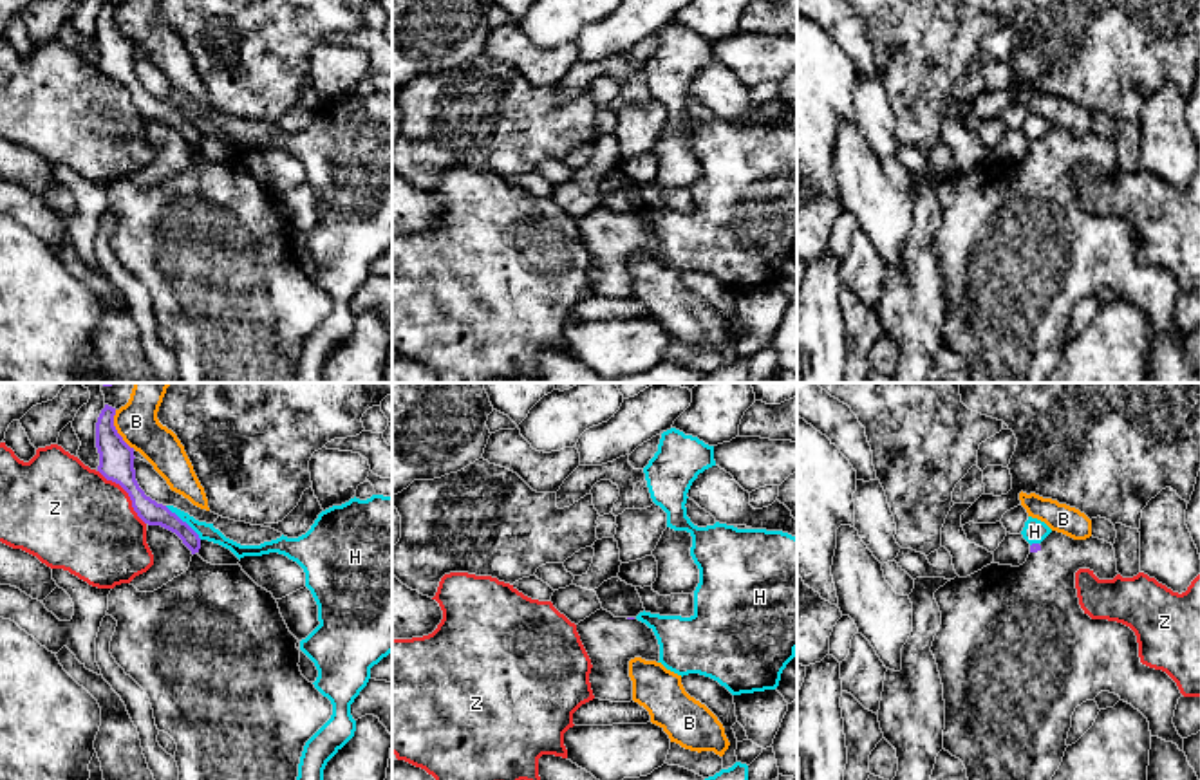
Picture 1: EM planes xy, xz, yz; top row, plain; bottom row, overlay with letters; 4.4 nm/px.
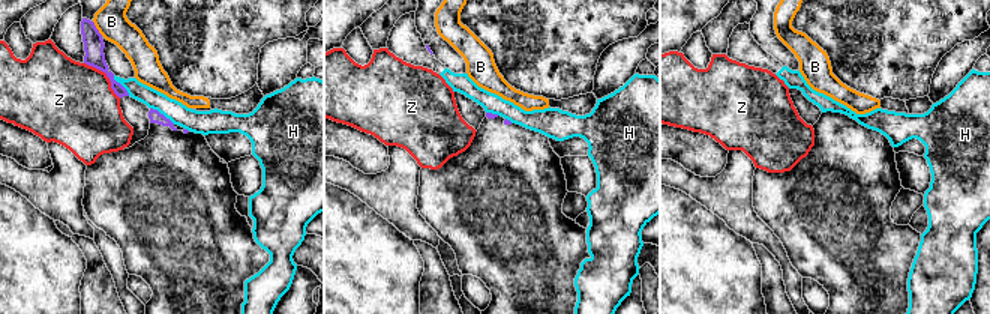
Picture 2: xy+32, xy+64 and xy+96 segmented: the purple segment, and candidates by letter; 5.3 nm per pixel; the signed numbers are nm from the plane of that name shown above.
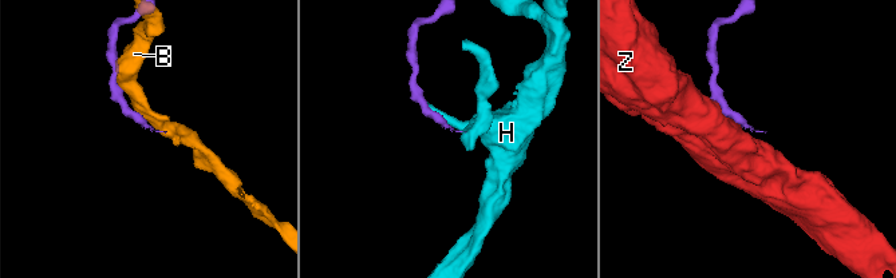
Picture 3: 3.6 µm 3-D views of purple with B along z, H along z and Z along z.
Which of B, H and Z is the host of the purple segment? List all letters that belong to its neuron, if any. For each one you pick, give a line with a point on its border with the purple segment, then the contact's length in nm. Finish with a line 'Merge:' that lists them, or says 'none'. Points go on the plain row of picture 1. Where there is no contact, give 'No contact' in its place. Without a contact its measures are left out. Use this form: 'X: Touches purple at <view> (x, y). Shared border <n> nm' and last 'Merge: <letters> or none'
Merge: none

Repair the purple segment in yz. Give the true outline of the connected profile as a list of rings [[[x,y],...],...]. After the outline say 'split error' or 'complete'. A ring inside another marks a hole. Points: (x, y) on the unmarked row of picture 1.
[[[1052,126],[1041,139],[1030,141],[1030,150],[1023,161],[1012,162],[990,159],[967,173],[956,172],[934,188],[934,195],[942,208],[942,220],[934,231],[931,247],[936,255],[940,274],[943,280],[943,345],[963,358],[970,383],[1046,383],[1059,365],[1068,343],[1066,334],[1072,323],[1072,311],[1075,303],[1086,296],[1095,296],[1101,287],[1115,289],[1120,292],[1120,296],[1131,300],[1148,314],[1151,332],[1173,338],[1180,347],[1184,347],[1184,334],[1178,330],[1173,320],[1175,305],[1178,294],[1182,292],[1177,278],[1166,267],[1149,264],[1140,258],[1137,231],[1130,222],[1108,215],[1092,215],[1081,204],[1075,184],[1075,168],[1079,164],[1090,164],[1099,175],[1113,175],[1119,170],[1113,141],[1093,132],[1086,135],[1073,135],[1063,128]]] | split error

